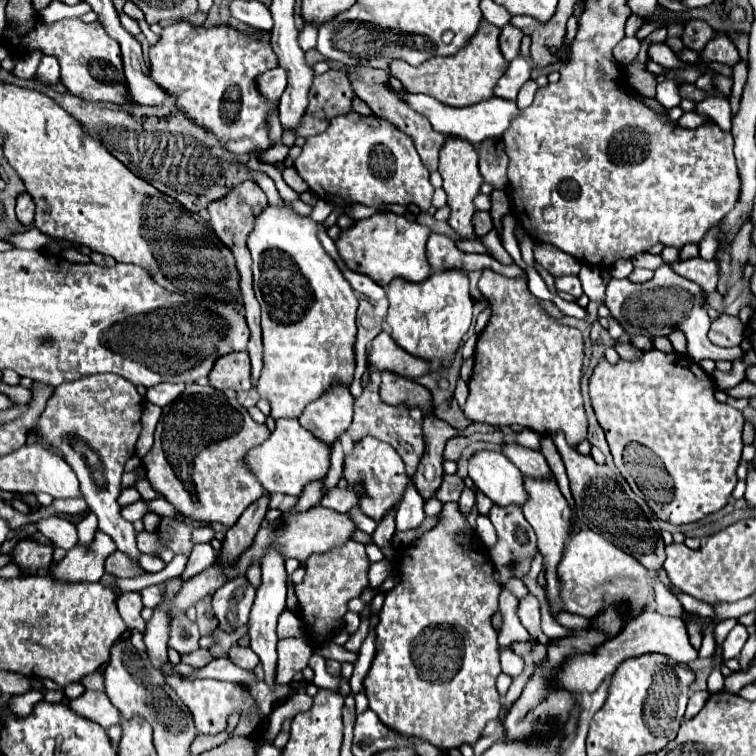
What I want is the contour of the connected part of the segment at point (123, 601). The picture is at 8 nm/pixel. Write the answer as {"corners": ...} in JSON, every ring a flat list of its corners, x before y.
{"corners":[[126,592,118,598,118,612,130,630,138,630,140,634,146,632,146,622,140,616,142,600,138,592]]}

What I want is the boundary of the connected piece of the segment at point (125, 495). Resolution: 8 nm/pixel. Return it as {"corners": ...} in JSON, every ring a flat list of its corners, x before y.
{"corners":[[124,488,124,490,120,492,120,496,118,496,118,504,120,504,120,506,128,506,128,504,138,502,138,500,140,500,140,494,138,494,138,490,134,490,134,488]]}

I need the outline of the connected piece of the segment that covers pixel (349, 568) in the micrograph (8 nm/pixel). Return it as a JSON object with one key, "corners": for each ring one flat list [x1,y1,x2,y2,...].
{"corners":[[354,540,346,542,340,550,332,550,332,554,314,554,306,560,306,576,300,584,294,584,294,594,298,598,298,614,306,624,306,640,312,648,326,644,338,632,338,628,342,628,348,602,370,586,368,568,370,560,366,548]]}

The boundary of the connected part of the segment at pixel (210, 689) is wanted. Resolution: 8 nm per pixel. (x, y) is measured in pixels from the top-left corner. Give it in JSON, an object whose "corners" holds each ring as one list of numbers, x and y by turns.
{"corners":[[166,676,166,682,176,690,176,694,186,702,186,706,192,710,194,724,198,734,218,734,226,728,228,714,232,710,252,710,256,706,252,694,242,684,234,682,220,682,220,680,182,680,178,676]]}

